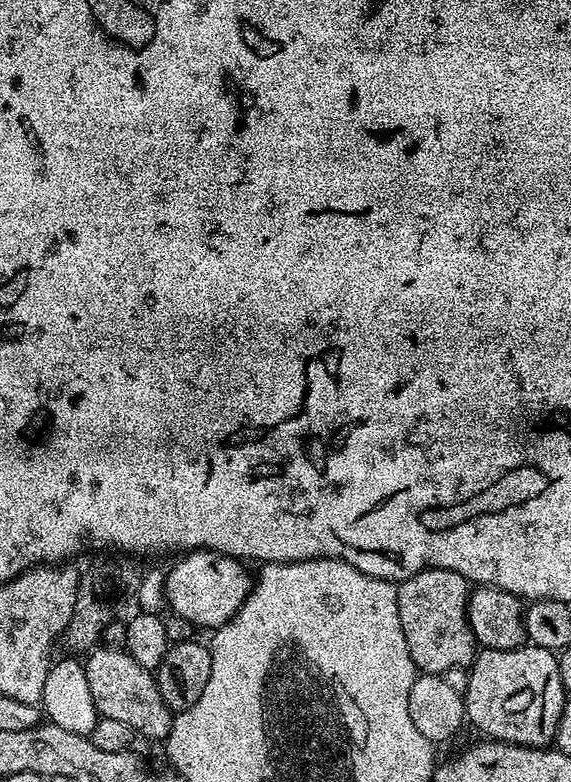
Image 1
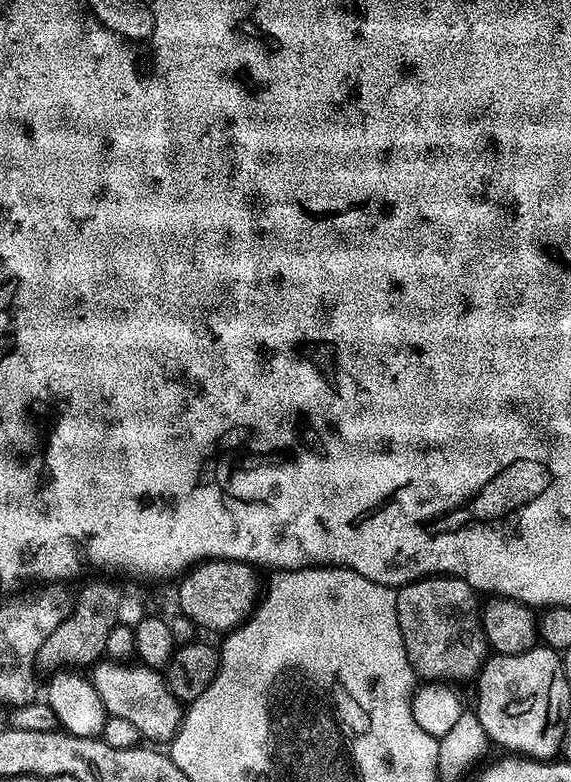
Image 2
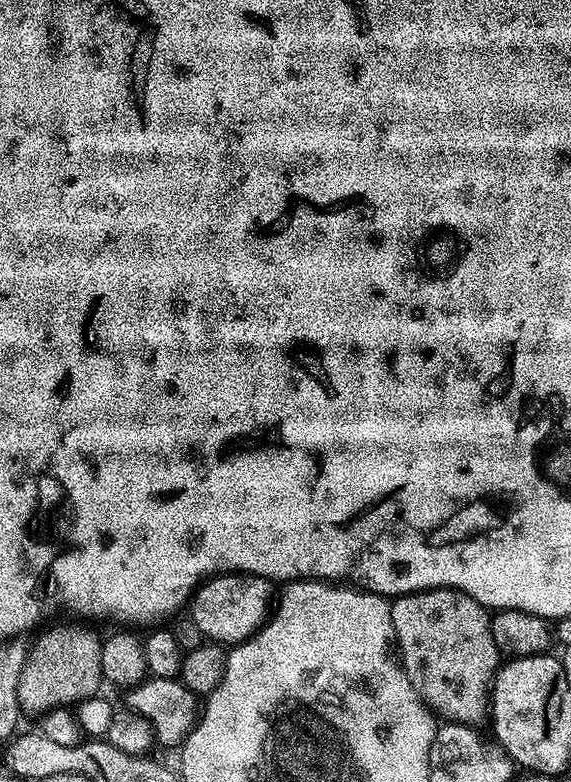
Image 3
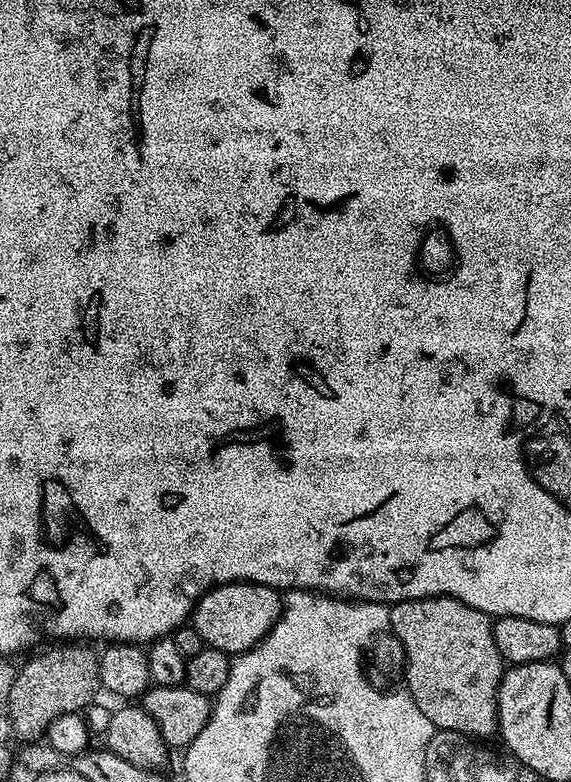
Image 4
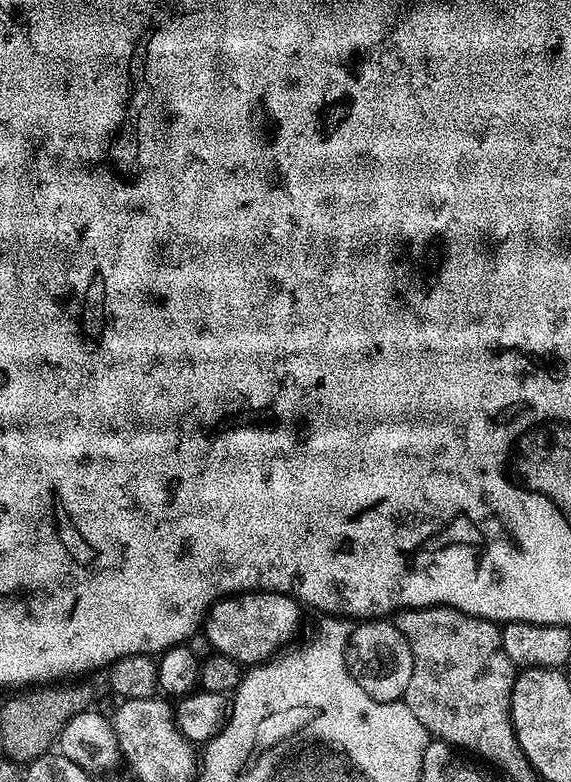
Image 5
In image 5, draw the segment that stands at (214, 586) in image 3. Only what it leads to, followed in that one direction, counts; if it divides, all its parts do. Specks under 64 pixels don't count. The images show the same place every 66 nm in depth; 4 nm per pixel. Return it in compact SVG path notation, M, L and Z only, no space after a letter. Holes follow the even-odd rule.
M241 592L225 596L209 608L202 625L202 635L212 643L219 655L230 658L241 666L255 666L277 655L289 643L287 640L295 634L296 627L300 624L300 611L301 605L293 597L283 596L280 592Z

